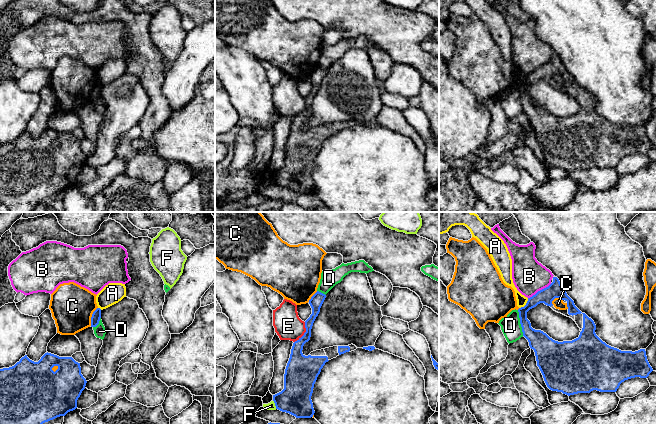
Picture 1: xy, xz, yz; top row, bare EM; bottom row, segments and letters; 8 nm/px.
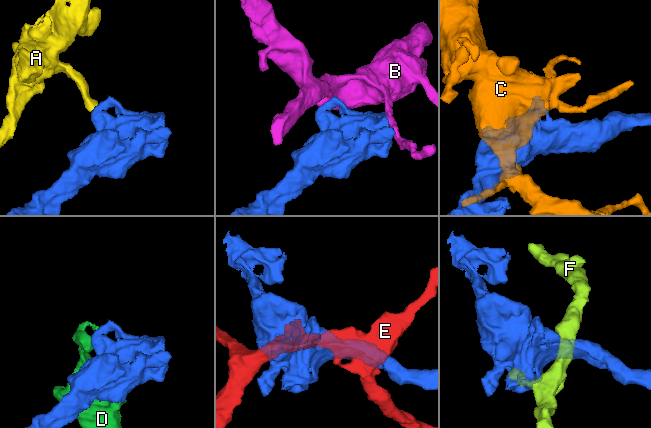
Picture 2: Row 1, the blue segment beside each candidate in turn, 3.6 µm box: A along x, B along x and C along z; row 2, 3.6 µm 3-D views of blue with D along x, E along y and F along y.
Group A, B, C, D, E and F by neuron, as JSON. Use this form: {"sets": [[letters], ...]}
{"sets": [["A"], ["B"], ["C"], ["D"], ["E"], ["F"]]}

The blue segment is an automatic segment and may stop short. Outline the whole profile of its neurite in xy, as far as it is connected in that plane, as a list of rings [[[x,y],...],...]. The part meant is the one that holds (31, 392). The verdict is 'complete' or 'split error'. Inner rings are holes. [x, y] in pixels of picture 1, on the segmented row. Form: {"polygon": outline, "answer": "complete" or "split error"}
{"polygon": [[[47,352],[38,362],[34,362],[25,355],[14,366],[0,369],[0,424],[43,424],[57,417],[65,416],[68,412],[77,408],[77,400],[85,389],[86,383],[86,379],[81,374],[80,363],[72,357],[59,357]]], "answer": "complete"}

